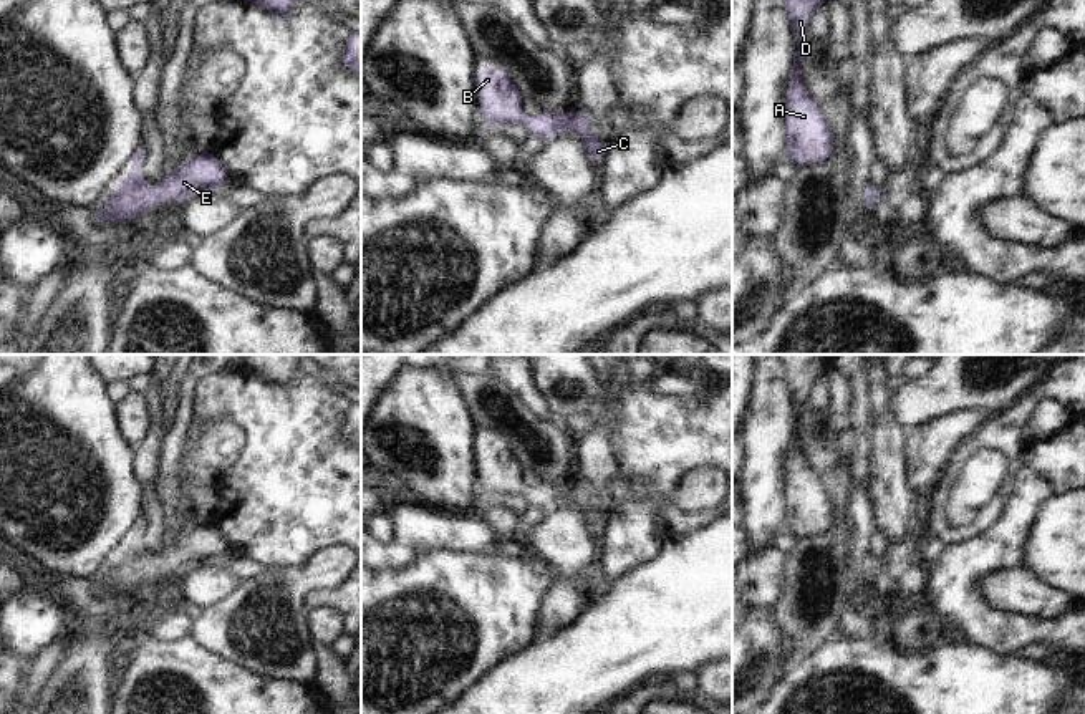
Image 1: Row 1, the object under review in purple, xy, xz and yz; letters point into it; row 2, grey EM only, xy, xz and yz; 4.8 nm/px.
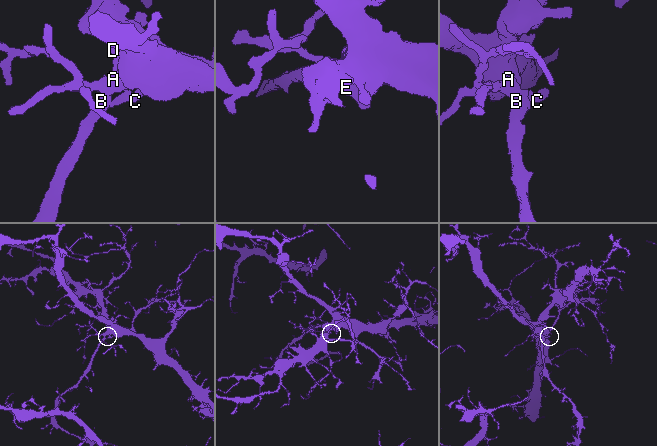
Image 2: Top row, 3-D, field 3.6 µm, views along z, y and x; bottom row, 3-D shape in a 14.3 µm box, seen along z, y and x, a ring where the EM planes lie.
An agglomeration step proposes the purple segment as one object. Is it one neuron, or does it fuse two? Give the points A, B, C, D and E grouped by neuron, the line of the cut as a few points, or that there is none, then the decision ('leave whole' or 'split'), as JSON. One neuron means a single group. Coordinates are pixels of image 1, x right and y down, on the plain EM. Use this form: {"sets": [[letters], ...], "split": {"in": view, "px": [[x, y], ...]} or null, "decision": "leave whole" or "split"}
{"sets": [["A", "B", "C", "D", "E"]], "split": null, "decision": "leave whole"}

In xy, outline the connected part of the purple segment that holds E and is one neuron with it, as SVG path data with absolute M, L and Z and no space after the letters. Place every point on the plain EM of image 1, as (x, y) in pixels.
M144 520L133 525L133 543L113 562L113 570L94 586L96 591L129 596L139 583L156 583L161 572L177 575L197 563L217 563L229 552L225 537L209 522L195 523L190 533L166 543L161 557L154 560L139 545L144 527Z

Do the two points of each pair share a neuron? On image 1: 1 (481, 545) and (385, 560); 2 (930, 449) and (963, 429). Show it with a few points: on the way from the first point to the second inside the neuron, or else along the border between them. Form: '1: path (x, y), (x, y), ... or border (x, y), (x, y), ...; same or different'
1: path (458, 537), (414, 537), (408, 544); same
2: path (938, 441), (954, 429); same

